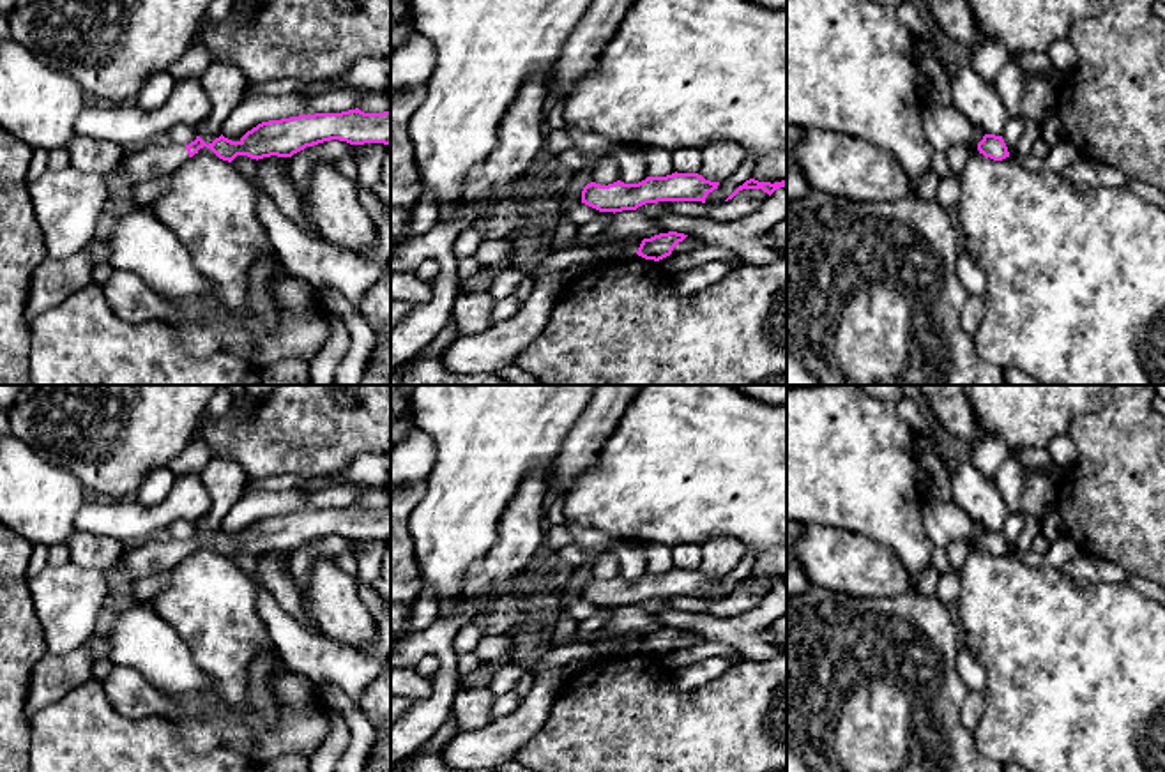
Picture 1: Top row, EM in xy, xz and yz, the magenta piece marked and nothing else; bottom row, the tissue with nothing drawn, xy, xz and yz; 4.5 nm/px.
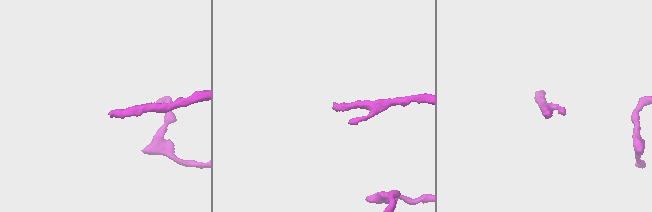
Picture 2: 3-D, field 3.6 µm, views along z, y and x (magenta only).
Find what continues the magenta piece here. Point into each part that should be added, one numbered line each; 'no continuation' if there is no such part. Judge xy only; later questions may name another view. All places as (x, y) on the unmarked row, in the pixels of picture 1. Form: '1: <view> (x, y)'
1: xy (159, 553)

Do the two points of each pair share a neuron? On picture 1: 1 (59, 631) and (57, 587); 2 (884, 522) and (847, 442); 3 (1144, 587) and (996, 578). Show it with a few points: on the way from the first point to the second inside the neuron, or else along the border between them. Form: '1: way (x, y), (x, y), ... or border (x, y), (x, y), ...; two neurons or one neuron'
1: way (59, 620), (59, 597); one neuron
2: way (883, 502), (849, 461); one neuron
3: border (1125, 583), (1146, 597); two neurons

